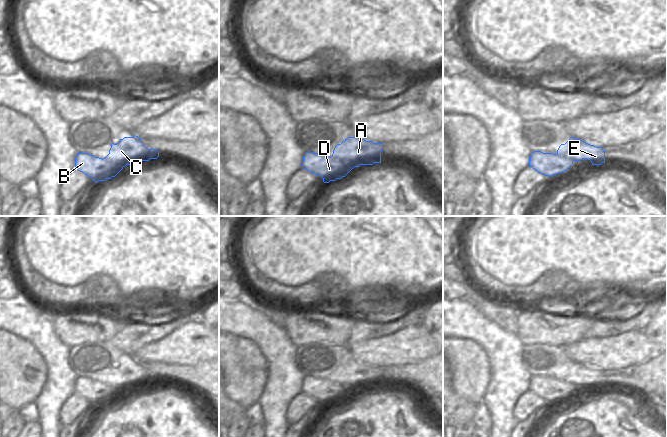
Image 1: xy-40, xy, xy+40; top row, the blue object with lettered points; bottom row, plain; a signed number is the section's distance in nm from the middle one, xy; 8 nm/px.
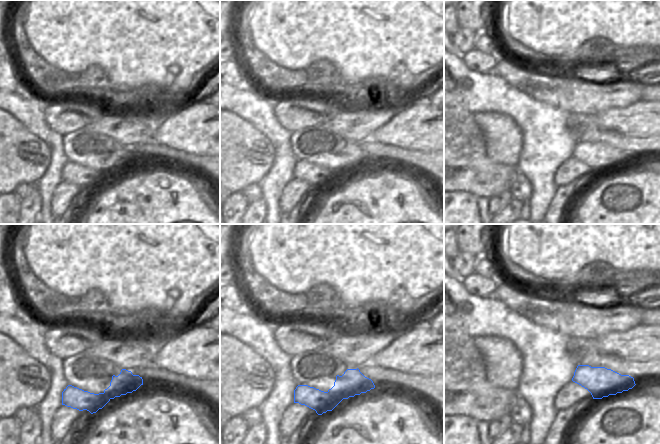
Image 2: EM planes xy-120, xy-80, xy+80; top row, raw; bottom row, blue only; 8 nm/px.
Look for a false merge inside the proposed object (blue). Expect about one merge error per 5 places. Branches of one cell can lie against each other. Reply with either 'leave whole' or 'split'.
leave whole

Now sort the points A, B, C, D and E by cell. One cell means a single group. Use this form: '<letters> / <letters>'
A B C D E

